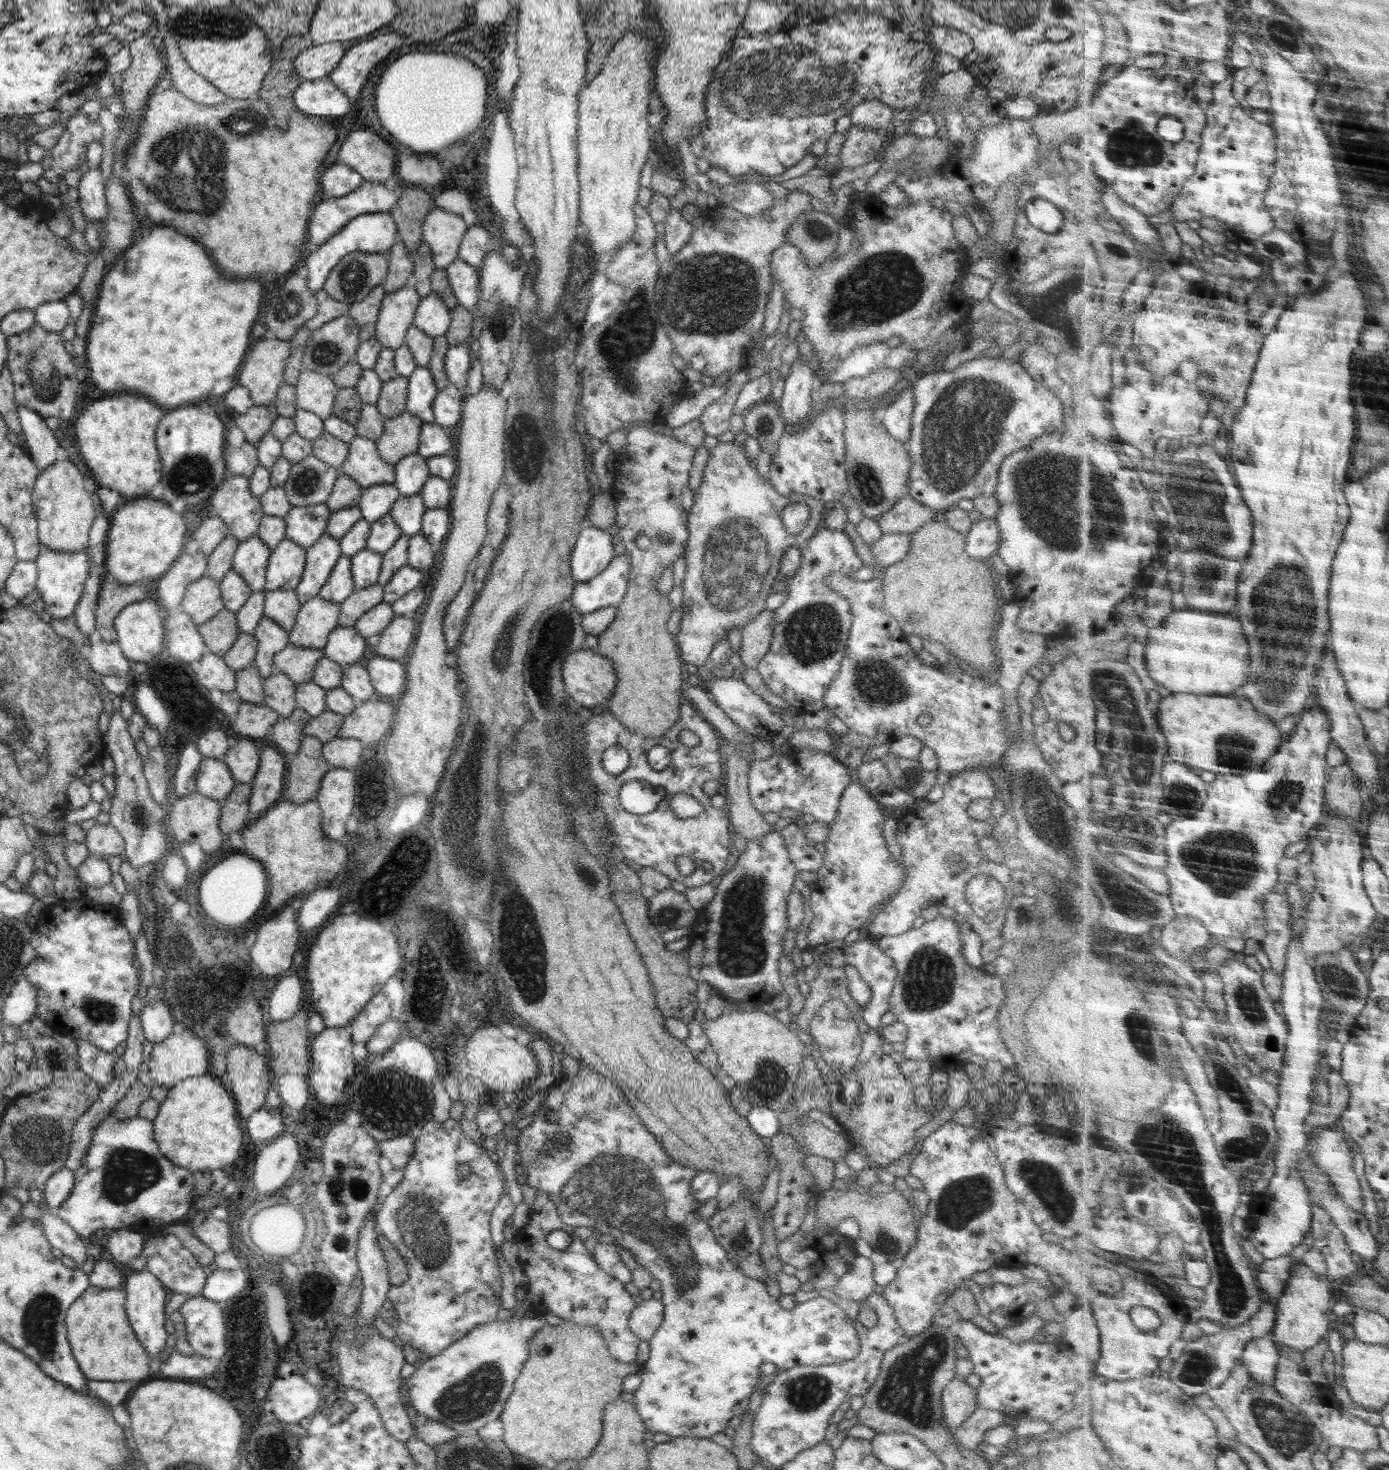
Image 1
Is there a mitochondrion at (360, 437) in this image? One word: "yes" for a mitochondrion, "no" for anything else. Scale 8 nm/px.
no

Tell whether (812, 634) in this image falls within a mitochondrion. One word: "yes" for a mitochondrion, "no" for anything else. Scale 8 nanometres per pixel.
yes

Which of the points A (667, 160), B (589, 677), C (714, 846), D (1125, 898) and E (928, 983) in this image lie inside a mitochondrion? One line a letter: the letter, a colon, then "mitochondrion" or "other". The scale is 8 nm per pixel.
A: other
B: other
C: other
D: mitochondrion
E: mitochondrion

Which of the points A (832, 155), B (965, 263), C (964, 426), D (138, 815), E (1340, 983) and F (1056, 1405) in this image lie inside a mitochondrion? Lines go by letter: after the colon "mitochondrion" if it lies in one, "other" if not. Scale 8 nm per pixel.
A: other
B: other
C: mitochondrion
D: mitochondrion
E: mitochondrion
F: other

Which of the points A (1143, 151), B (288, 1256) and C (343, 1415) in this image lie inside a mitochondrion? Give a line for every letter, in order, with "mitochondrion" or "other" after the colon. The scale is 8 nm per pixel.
A: mitochondrion
B: other
C: other

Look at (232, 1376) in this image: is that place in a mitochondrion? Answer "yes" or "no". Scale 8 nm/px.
no

